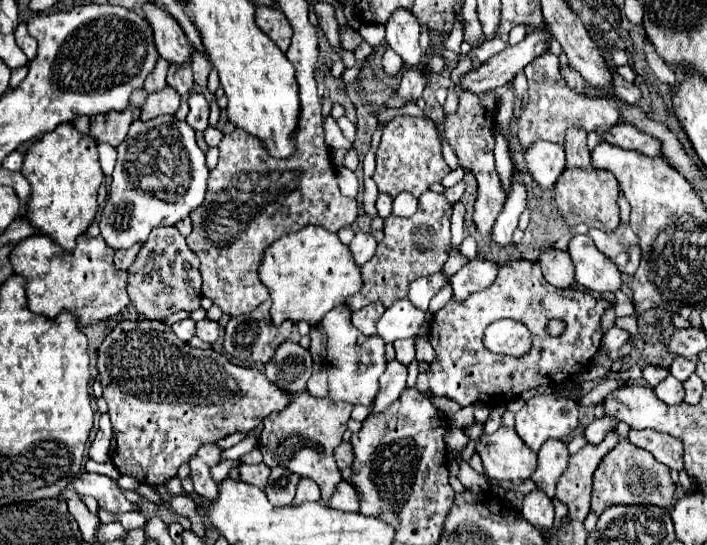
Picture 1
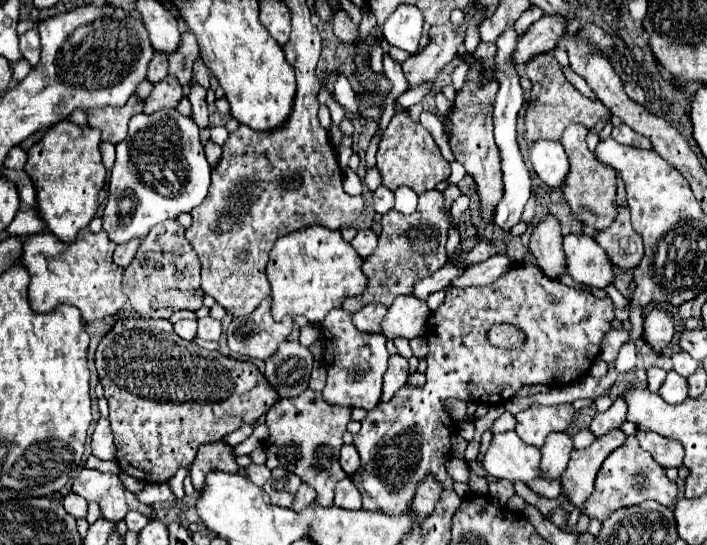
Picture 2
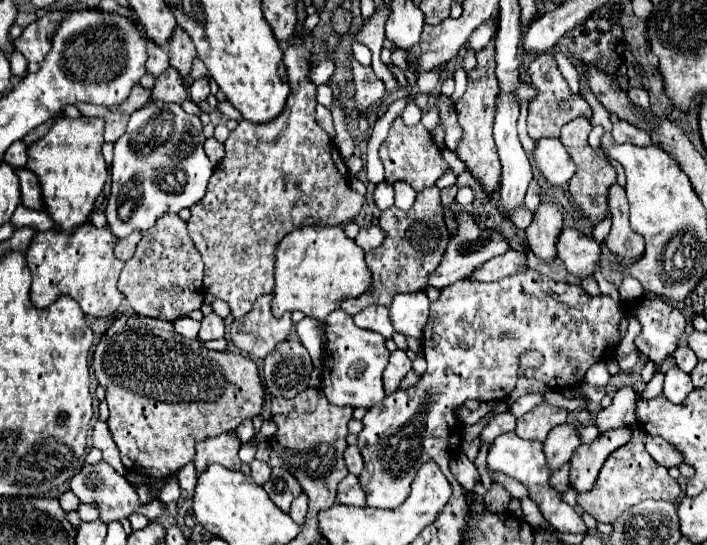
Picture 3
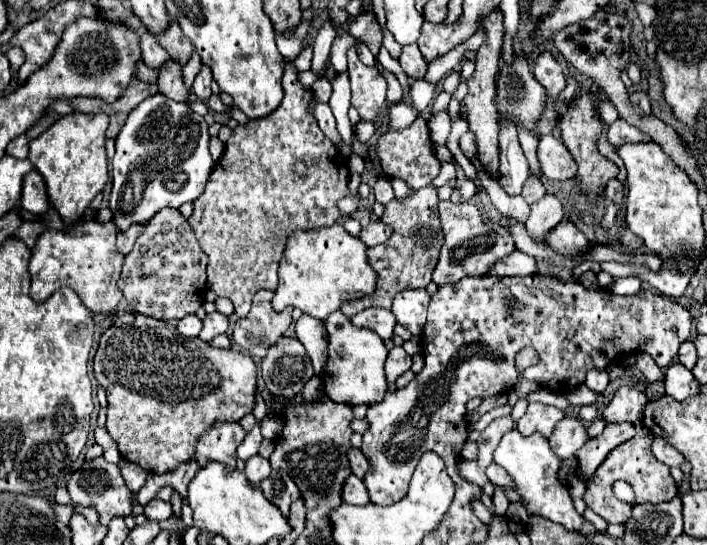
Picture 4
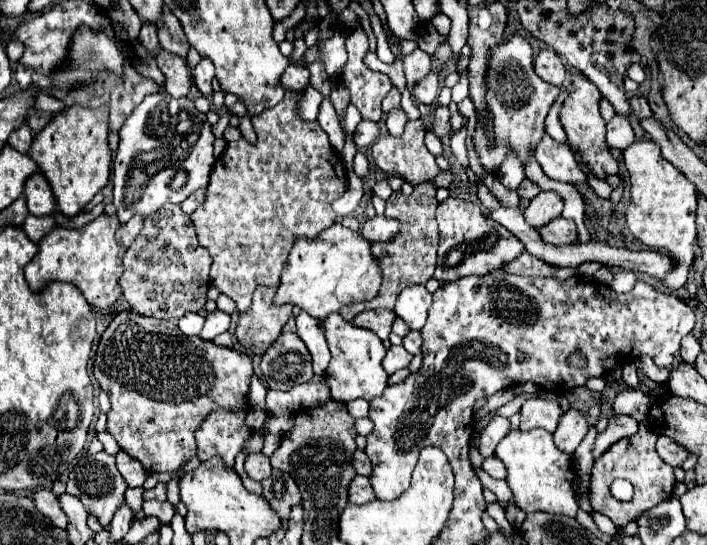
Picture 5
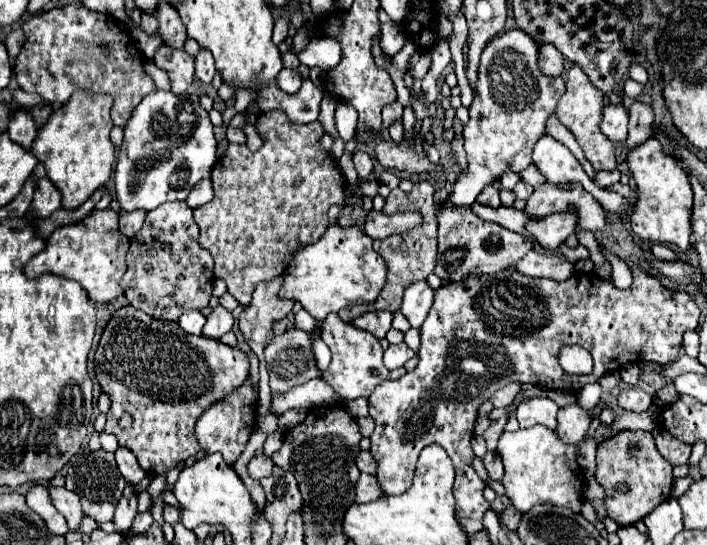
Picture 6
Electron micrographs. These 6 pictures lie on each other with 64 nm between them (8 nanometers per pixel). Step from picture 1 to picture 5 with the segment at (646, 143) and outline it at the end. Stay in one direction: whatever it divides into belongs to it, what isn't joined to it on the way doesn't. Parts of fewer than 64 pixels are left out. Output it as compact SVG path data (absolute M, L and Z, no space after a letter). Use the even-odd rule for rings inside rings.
M614 114L612 120L606 122L606 140L610 148L628 148L634 142L634 132L630 128L628 116L624 114Z

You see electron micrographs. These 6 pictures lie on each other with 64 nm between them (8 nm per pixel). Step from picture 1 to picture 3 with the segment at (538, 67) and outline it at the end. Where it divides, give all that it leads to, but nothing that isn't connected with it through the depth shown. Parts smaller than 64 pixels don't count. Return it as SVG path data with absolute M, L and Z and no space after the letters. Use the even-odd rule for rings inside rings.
M548 52L538 54L536 60L530 64L528 72L530 72L532 84L538 88L538 96L536 96L534 102L530 102L530 110L528 110L528 134L534 140L558 138L560 128L566 122L570 122L572 118L576 118L576 116L592 116L592 110L590 110L588 102L578 94L570 94L570 88L568 88L564 76L560 74L552 54L548 54Z

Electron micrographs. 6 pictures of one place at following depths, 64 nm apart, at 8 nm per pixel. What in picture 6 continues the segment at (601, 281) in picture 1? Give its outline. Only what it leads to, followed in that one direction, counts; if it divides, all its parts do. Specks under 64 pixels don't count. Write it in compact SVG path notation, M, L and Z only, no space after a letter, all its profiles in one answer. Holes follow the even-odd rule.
M556 212L544 218L528 218L526 230L536 238L536 242L546 248L546 244L564 244L564 240L574 234L576 216L568 212Z

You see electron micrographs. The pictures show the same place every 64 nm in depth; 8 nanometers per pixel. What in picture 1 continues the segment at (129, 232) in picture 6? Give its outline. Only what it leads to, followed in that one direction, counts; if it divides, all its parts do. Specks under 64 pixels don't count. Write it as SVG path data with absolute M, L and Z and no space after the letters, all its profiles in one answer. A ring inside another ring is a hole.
M134 244L134 246L126 248L126 250L116 250L116 254L114 254L114 264L116 264L116 268L118 268L118 270L126 270L126 268L134 262L138 250L140 250L140 244Z

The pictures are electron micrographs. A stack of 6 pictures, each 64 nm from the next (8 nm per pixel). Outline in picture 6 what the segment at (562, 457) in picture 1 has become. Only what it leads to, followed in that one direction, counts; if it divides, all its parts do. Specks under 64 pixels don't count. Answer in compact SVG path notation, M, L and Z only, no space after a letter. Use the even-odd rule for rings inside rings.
M570 404L570 406L564 406L558 410L556 434L564 442L568 442L568 444L578 442L580 438L584 438L588 426L590 426L590 416L578 404Z

